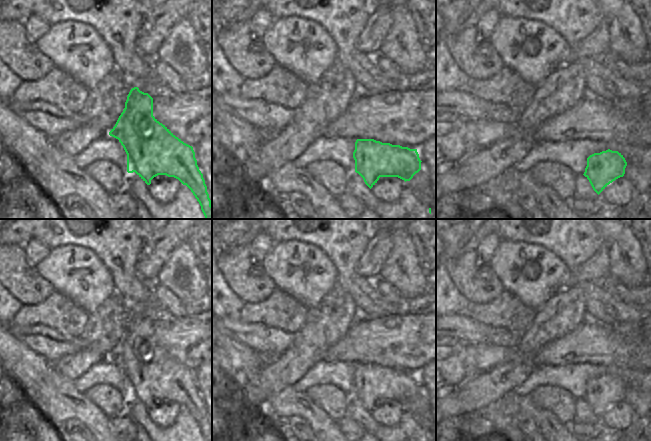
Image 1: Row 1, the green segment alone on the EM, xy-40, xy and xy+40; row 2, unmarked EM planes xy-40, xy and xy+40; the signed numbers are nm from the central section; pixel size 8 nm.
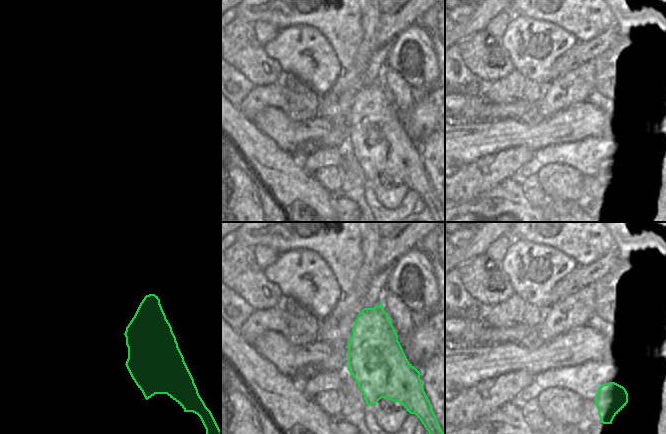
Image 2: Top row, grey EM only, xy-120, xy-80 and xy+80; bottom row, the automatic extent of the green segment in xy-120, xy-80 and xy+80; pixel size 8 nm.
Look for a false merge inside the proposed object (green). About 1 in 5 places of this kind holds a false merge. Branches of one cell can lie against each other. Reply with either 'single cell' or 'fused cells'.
single cell

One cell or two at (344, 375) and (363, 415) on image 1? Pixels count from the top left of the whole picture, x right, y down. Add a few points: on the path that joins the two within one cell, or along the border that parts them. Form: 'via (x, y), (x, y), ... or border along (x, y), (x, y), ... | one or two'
border along (354, 394), (349, 397) | two

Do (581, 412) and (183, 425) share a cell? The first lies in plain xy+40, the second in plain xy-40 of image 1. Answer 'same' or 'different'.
same

